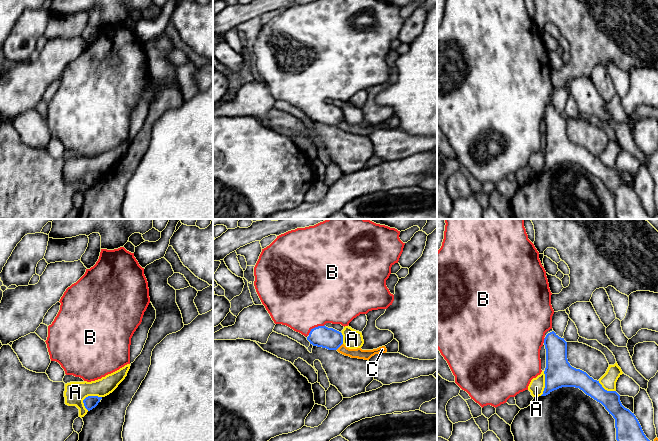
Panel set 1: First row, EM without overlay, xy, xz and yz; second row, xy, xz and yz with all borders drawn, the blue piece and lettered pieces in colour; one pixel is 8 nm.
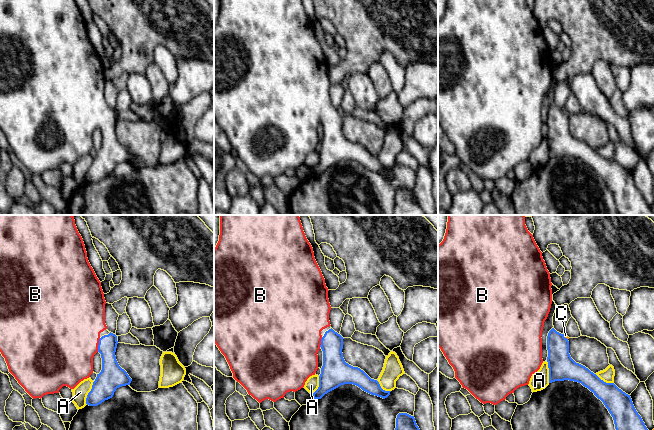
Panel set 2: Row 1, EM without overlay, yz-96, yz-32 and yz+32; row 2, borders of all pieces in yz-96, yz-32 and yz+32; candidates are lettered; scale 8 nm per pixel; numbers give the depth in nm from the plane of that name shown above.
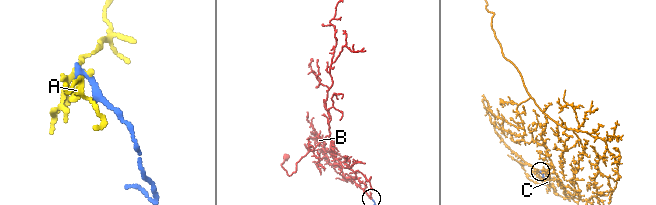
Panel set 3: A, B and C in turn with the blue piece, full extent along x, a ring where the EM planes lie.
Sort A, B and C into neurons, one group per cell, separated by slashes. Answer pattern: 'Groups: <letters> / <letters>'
Groups: A / B / C

